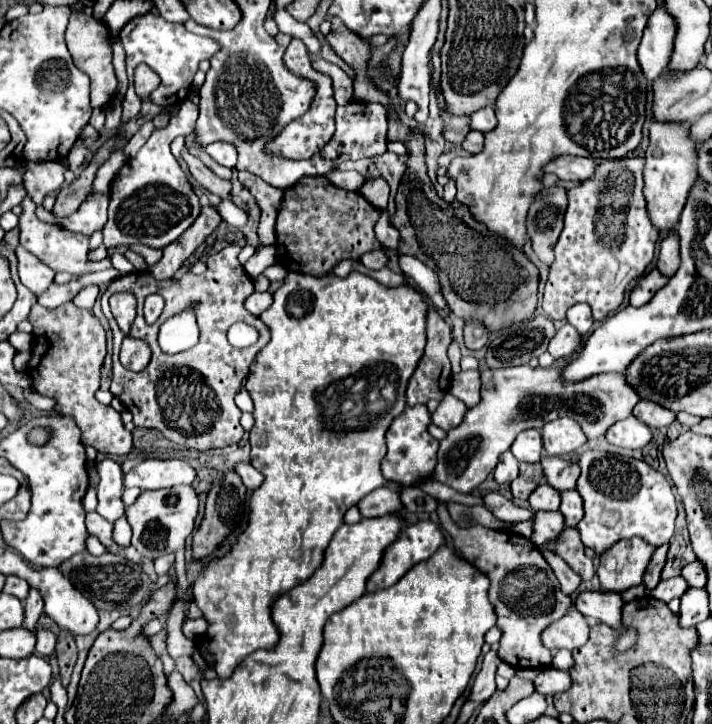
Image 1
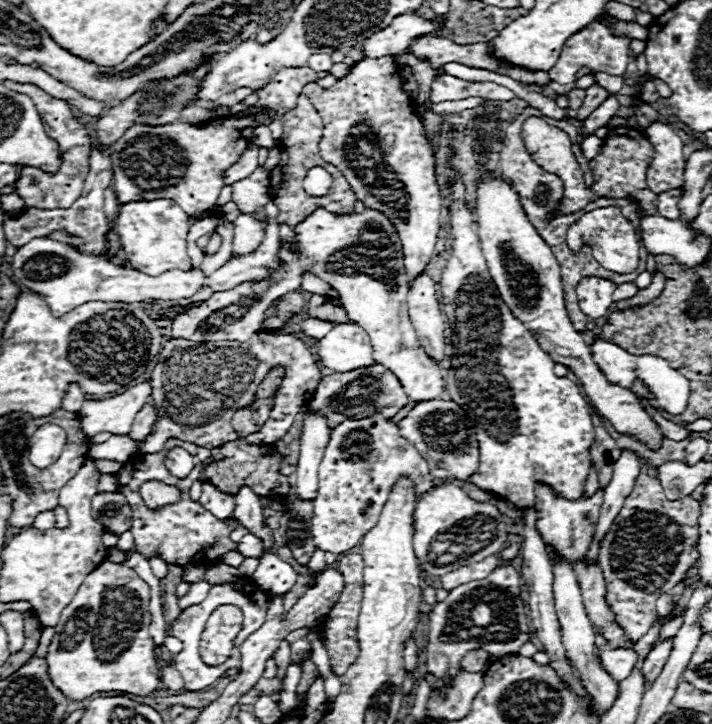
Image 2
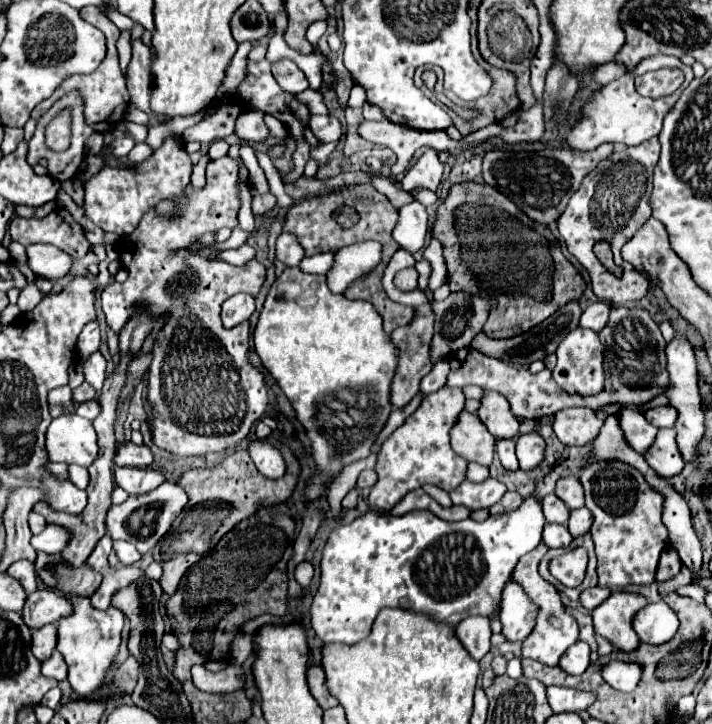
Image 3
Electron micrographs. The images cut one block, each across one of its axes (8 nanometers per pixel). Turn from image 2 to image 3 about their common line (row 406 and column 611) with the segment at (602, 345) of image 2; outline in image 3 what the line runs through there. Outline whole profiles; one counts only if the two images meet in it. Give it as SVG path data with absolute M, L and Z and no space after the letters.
M610 662L602 668L602 678L620 692L630 692L640 680L640 668L630 662Z

